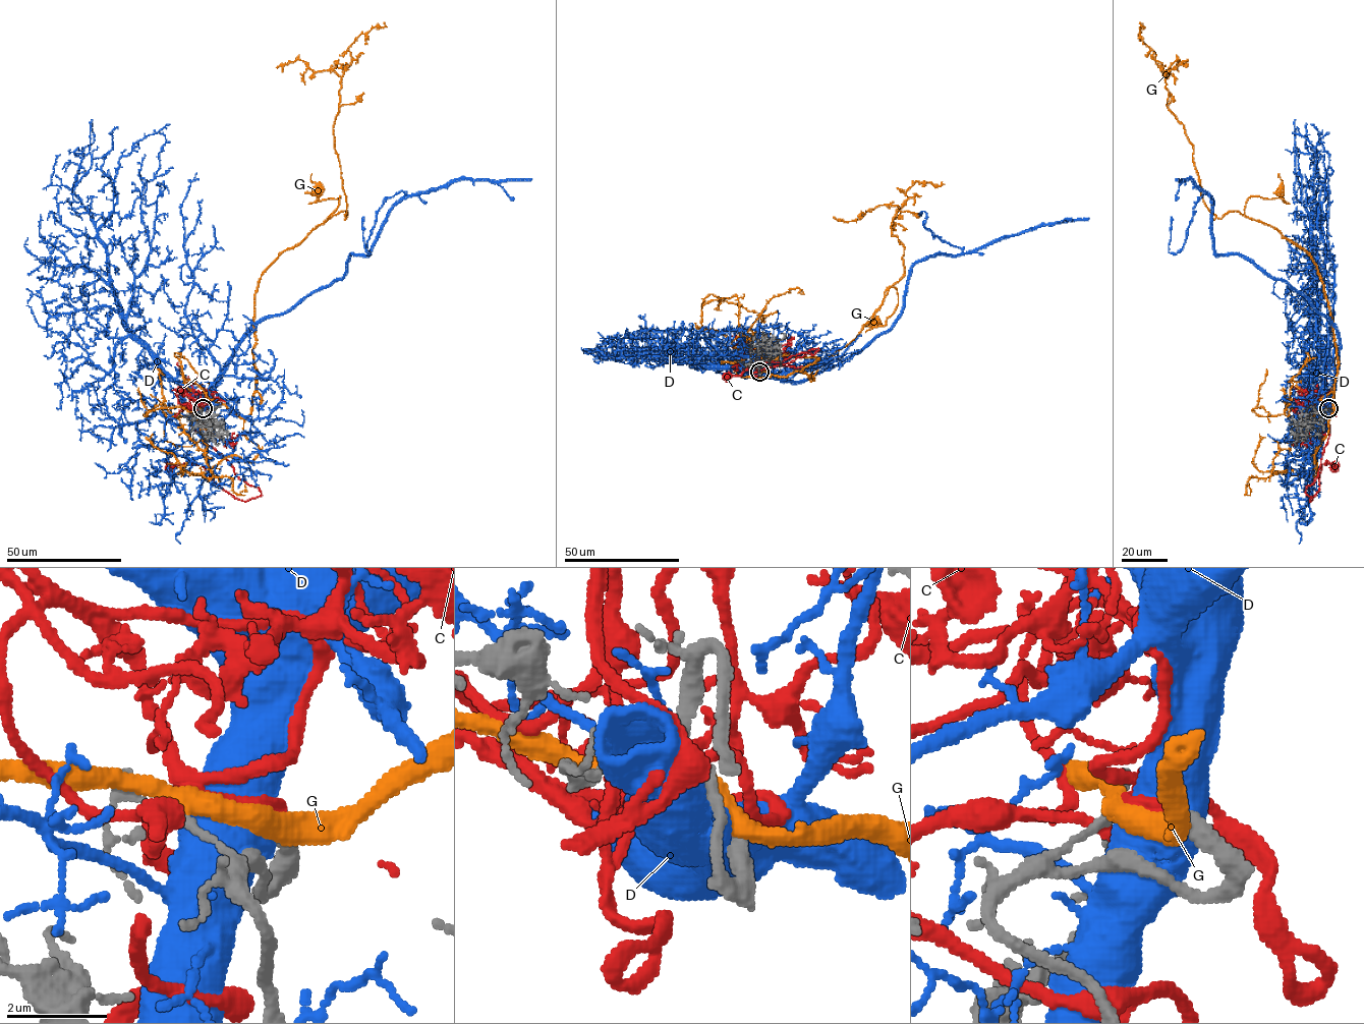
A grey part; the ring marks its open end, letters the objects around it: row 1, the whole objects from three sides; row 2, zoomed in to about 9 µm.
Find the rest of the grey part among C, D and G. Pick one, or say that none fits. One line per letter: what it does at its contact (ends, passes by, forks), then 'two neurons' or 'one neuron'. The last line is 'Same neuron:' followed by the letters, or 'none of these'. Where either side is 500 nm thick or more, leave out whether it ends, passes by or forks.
C: it ends | one neuron
D: two neurons
G: it passes by | two neurons
Same neuron: C

